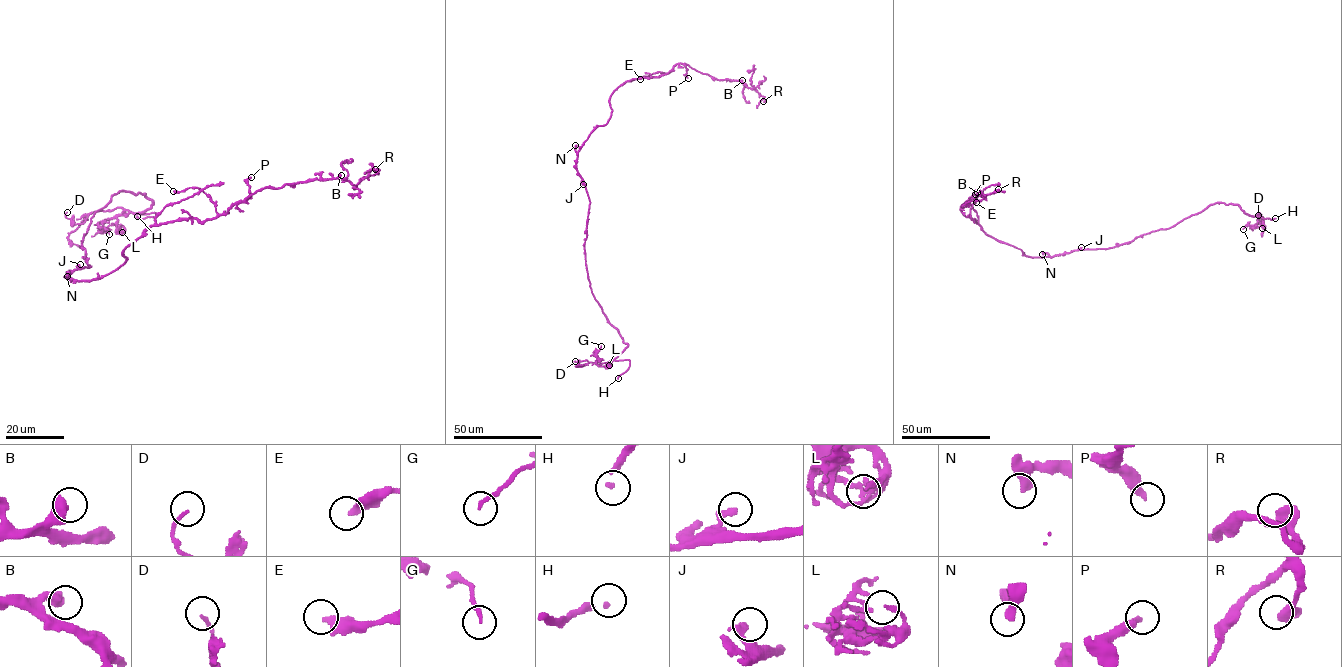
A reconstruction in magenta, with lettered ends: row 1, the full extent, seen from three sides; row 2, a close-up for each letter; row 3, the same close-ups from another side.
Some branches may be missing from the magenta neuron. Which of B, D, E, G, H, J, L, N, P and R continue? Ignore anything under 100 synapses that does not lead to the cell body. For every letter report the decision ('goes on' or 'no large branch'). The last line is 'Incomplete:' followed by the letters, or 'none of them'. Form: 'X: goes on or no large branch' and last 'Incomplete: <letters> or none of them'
B: no large branch
D: no large branch
E: no large branch
G: no large branch
H: goes on
J: no large branch
L: no large branch
N: no large branch
P: no large branch
R: no large branch
Incomplete: H

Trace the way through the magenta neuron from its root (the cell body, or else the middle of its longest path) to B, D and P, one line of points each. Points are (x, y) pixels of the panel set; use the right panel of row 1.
B: (1062, 253), (1027, 257), (1020, 249), (989, 236), (975, 219), (960, 211), (961, 206), (976, 198), (977, 192)
D: (1062, 253), (1128, 243), (1173, 227), (1218, 202), (1239, 204), (1250, 215), (1259, 212), (1258, 222), (1258, 215)
P: (1062, 253), (1027, 257), (1020, 249), (989, 236), (975, 219), (960, 211), (975, 194)

